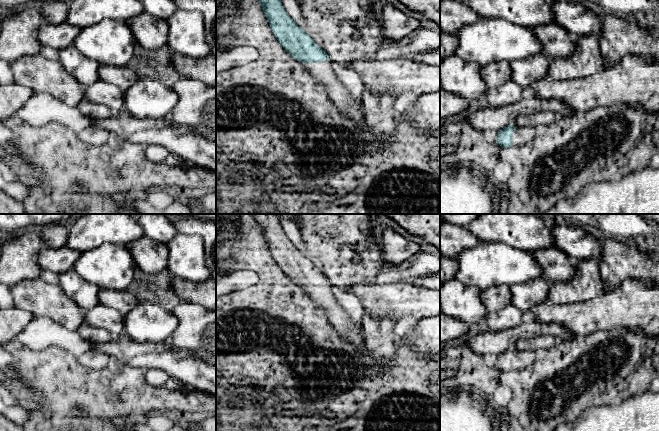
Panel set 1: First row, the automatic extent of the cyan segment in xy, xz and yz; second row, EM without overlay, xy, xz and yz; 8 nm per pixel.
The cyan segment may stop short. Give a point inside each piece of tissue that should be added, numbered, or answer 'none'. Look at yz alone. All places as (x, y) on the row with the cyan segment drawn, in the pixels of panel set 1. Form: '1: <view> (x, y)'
1: yz (521, 135)

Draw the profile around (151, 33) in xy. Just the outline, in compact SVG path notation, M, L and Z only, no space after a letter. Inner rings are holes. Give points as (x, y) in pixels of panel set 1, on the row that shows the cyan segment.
M142 12L126 23L130 27L137 44L147 50L156 50L167 45L169 25L167 20Z

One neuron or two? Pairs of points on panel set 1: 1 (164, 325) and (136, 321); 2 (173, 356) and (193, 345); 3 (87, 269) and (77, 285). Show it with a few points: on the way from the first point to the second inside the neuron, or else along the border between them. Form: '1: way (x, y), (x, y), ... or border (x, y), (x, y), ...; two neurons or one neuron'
1: way (157, 324), (143, 322); one neuron
2: border (165, 343), (175, 349), (195, 353), (204, 361); two neurons
3: border (72, 269), (84, 279), (101, 288); two neurons

